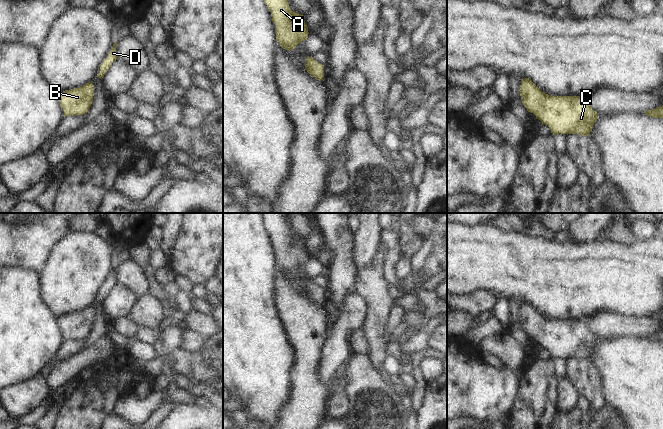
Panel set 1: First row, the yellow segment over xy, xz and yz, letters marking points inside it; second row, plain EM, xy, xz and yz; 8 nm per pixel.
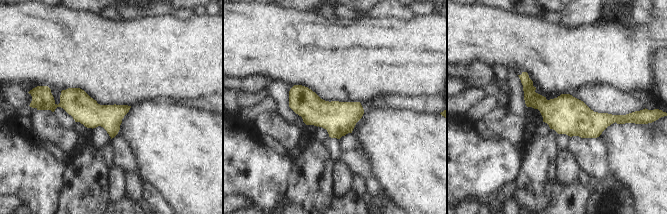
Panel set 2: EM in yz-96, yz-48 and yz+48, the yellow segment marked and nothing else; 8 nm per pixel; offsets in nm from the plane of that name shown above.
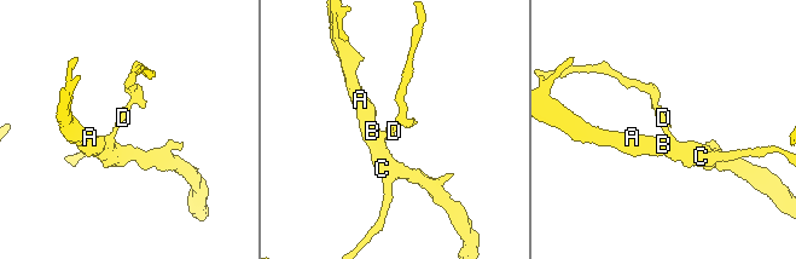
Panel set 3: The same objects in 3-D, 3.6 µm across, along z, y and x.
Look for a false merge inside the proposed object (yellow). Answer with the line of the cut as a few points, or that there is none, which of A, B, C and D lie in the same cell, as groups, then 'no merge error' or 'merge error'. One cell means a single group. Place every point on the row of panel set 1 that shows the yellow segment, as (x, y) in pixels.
no cut; A B C D; no merge error

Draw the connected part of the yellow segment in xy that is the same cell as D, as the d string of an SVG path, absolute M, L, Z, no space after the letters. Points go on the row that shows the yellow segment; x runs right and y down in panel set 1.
M117 42L113 44L112 50L109 51L108 57L104 59L104 61L100 65L100 73L96 76L99 78L103 78L106 71L109 69L109 67L112 65L112 63L117 59L116 56L116 45Z

